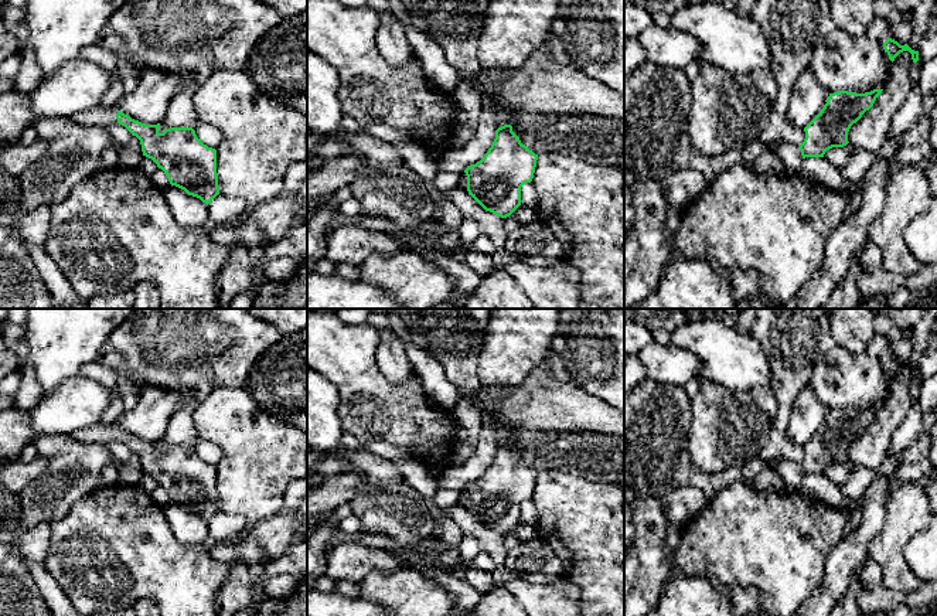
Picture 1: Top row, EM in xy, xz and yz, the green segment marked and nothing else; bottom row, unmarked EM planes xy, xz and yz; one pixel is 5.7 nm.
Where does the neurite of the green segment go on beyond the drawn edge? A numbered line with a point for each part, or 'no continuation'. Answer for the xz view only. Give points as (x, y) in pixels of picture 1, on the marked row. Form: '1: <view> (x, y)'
no continuation

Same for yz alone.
no continuation

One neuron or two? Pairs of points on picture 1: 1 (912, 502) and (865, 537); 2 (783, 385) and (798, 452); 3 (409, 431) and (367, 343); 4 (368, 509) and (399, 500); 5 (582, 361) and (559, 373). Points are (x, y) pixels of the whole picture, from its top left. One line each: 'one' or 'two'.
1: two
2: one
3: one
4: one
5: two

